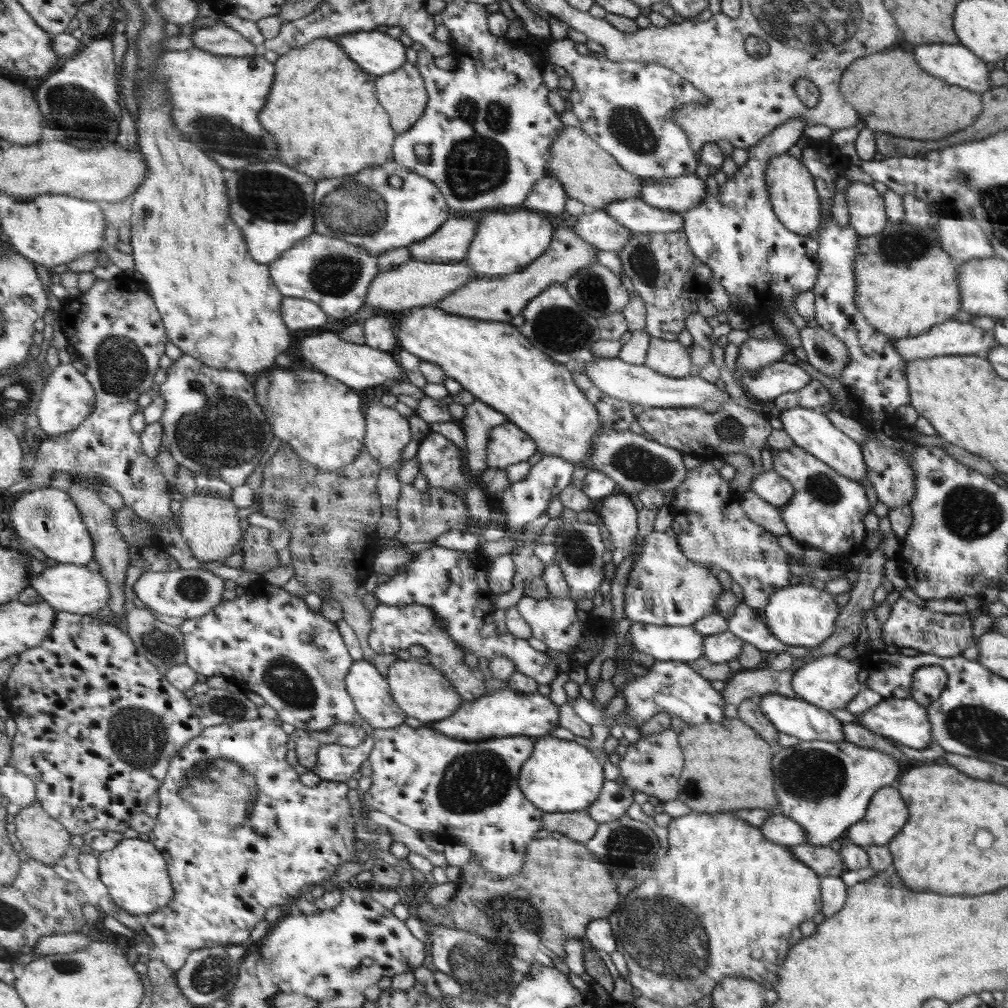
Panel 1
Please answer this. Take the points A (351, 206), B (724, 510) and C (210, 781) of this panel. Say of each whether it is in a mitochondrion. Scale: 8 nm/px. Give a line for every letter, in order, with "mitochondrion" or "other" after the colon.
A: mitochondrion
B: other
C: mitochondrion

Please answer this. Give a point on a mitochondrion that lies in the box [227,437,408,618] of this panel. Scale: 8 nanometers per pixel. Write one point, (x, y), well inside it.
(292, 503)

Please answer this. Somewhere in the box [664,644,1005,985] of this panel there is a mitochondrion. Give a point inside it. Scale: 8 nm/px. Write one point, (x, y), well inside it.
(811, 774)

